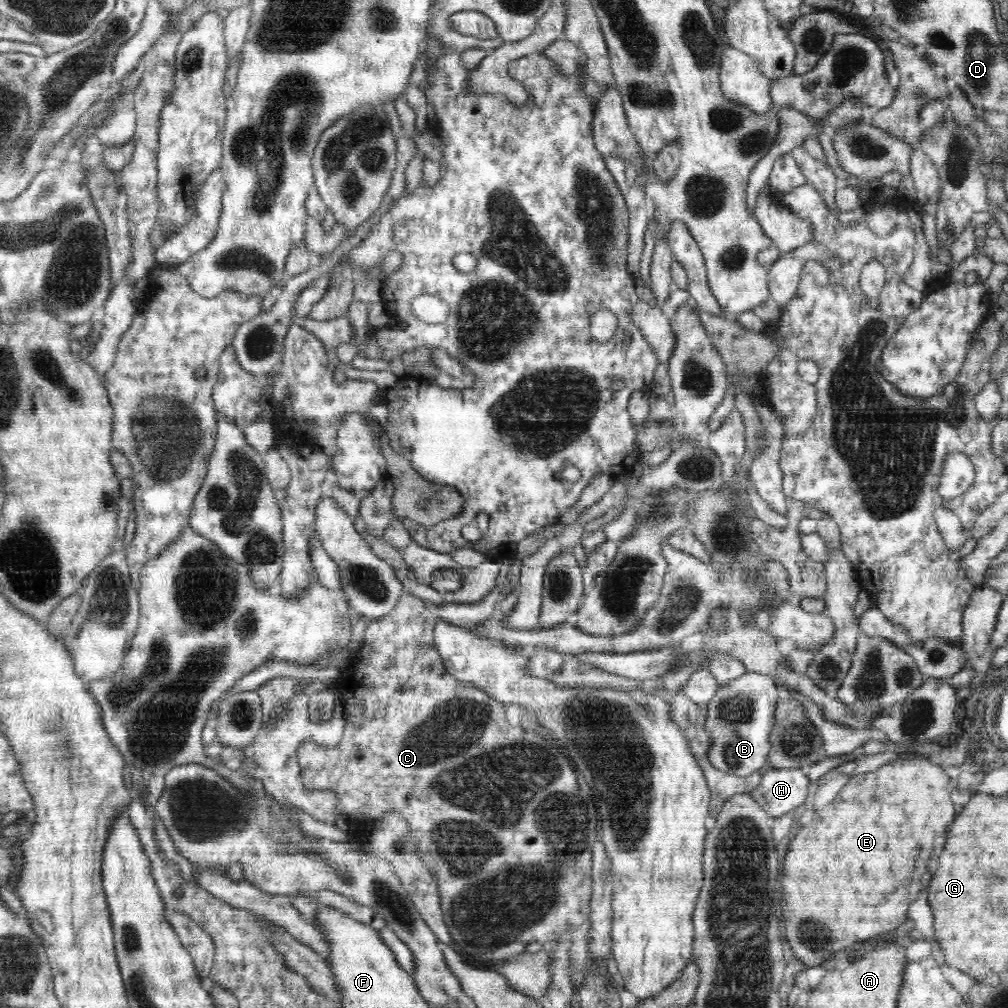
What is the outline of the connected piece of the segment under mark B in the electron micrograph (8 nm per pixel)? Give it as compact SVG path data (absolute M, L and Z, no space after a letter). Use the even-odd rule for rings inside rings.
M748 672L720 685L706 707L704 730L712 739L707 757L714 768L745 777L767 768L771 747L769 736L775 721L775 706L783 695L767 674Z

